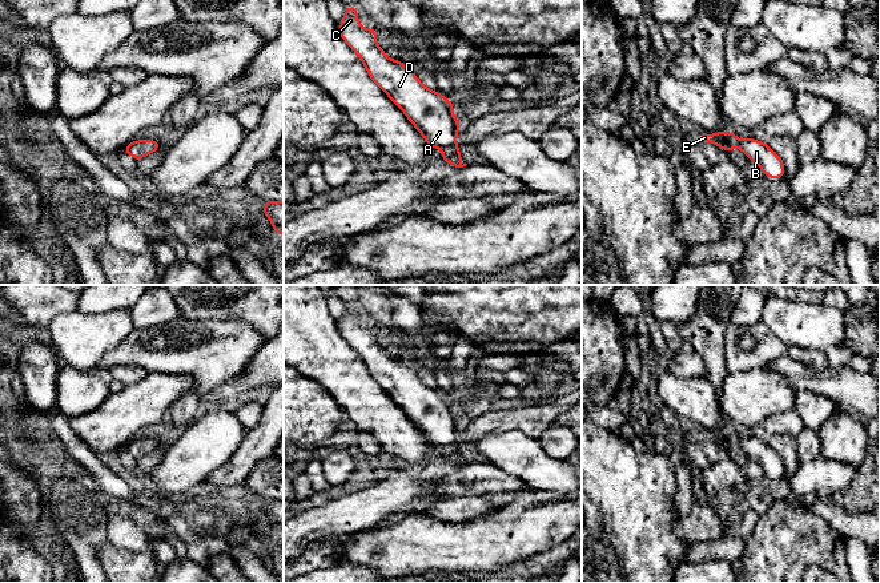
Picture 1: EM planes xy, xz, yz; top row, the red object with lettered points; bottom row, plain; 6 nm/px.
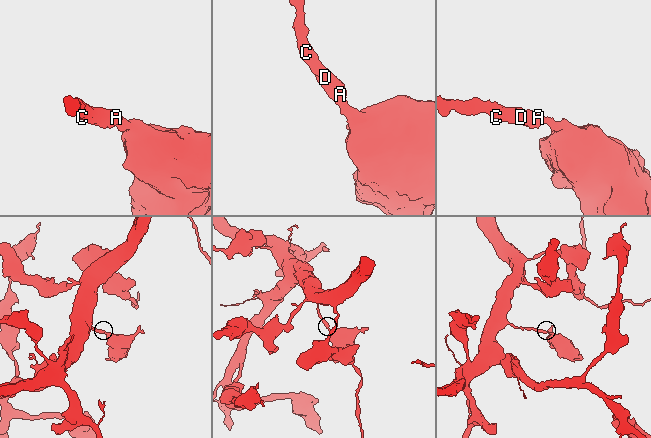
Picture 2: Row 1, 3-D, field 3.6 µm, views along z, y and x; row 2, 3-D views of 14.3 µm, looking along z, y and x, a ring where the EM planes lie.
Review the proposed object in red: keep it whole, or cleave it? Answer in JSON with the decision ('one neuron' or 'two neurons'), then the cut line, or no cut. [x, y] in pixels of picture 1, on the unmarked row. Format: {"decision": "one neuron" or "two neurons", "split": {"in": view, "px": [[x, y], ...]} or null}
{"decision": "one neuron", "split": null}

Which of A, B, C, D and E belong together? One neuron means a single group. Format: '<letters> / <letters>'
A B C D E

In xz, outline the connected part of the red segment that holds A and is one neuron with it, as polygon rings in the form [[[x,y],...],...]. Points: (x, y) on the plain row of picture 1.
[[[346,303],[342,321],[338,326],[341,335],[358,353],[363,361],[371,378],[390,395],[390,398],[406,413],[409,419],[425,435],[431,447],[441,446],[442,457],[451,462],[455,469],[466,465],[462,461],[459,447],[457,445],[457,433],[459,421],[453,411],[454,402],[445,397],[439,390],[426,386],[411,367],[407,367],[399,358],[391,358],[385,353],[385,347],[379,346],[375,337],[378,330],[362,326],[358,319],[358,309]]]

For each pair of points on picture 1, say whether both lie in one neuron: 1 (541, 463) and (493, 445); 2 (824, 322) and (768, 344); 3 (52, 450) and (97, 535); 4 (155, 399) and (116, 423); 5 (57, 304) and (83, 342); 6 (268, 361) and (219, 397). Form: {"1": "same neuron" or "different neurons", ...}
{"1": "same neuron", "2": "different neurons", "3": "same neuron", "4": "same neuron", "5": "different neurons", "6": "same neuron"}

